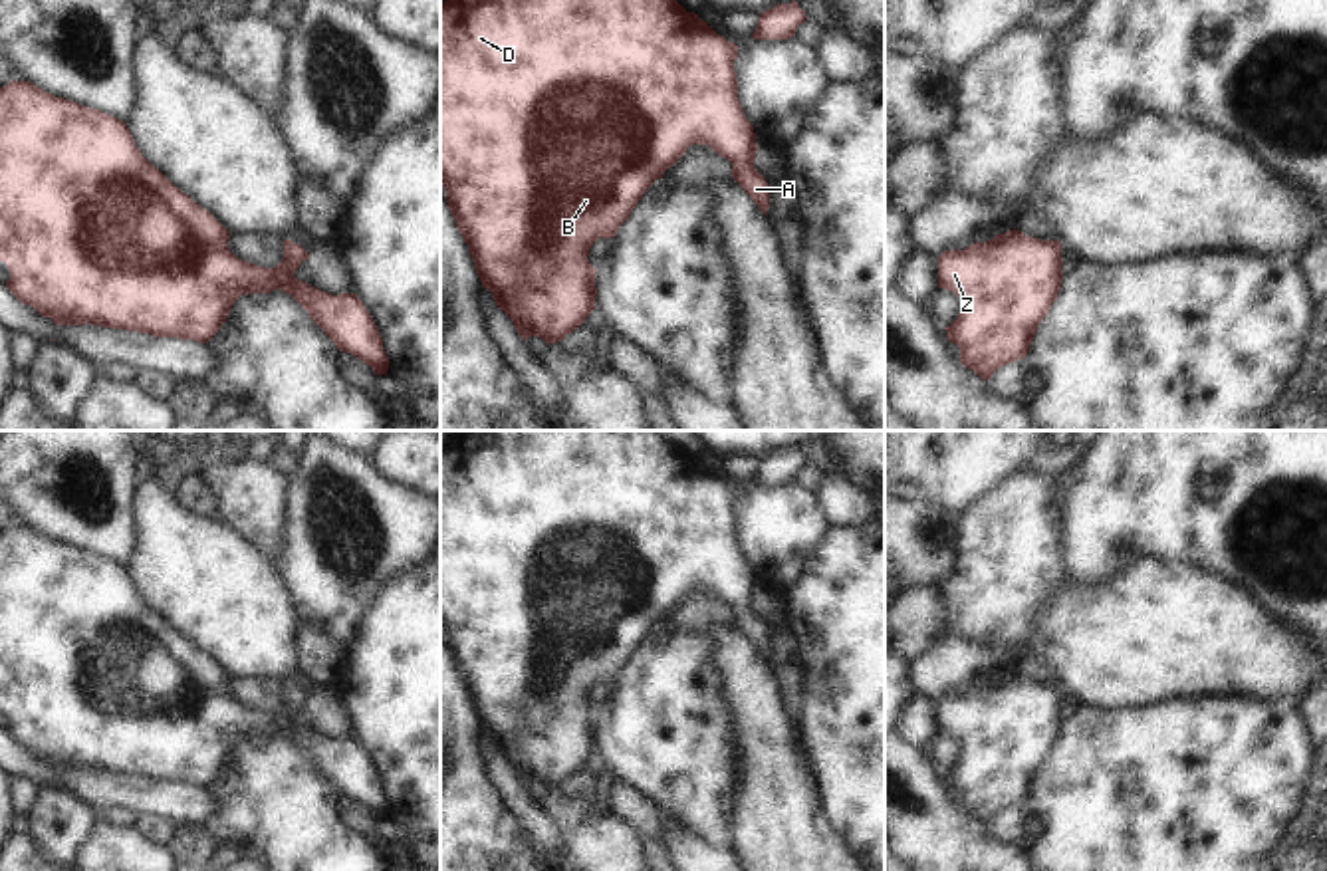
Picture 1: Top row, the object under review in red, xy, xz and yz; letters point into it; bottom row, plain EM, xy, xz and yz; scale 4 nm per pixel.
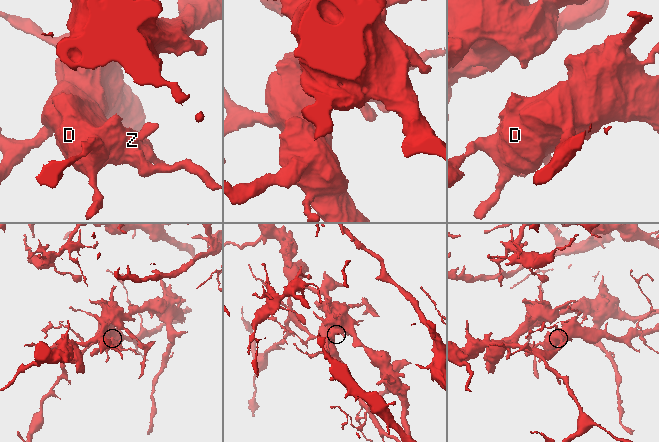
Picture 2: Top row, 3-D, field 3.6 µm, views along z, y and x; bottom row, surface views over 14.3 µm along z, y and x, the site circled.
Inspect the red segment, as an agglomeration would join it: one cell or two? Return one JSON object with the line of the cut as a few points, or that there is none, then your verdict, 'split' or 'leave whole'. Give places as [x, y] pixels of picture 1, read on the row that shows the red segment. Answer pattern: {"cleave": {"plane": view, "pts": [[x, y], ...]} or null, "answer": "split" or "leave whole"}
{"cleave": null, "answer": "leave whole"}

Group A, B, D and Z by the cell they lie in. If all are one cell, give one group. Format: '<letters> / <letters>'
A B D Z

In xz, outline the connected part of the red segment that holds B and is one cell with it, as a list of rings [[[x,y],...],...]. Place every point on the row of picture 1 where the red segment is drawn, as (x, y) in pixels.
[[[444,0],[440,6],[440,185],[446,190],[450,214],[474,260],[474,270],[496,306],[514,321],[526,341],[538,335],[549,343],[585,323],[595,310],[595,274],[589,264],[589,248],[597,238],[613,238],[629,218],[649,187],[663,179],[690,145],[708,145],[732,163],[732,179],[768,216],[770,185],[756,171],[756,133],[738,99],[734,62],[738,46],[716,34],[694,12],[686,12],[676,0]]]

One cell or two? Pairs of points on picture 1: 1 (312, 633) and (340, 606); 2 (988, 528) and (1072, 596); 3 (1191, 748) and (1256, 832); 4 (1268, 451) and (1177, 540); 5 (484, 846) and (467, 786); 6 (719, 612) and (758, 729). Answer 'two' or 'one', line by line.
1: two
2: two
3: one
4: one
5: one
6: two

